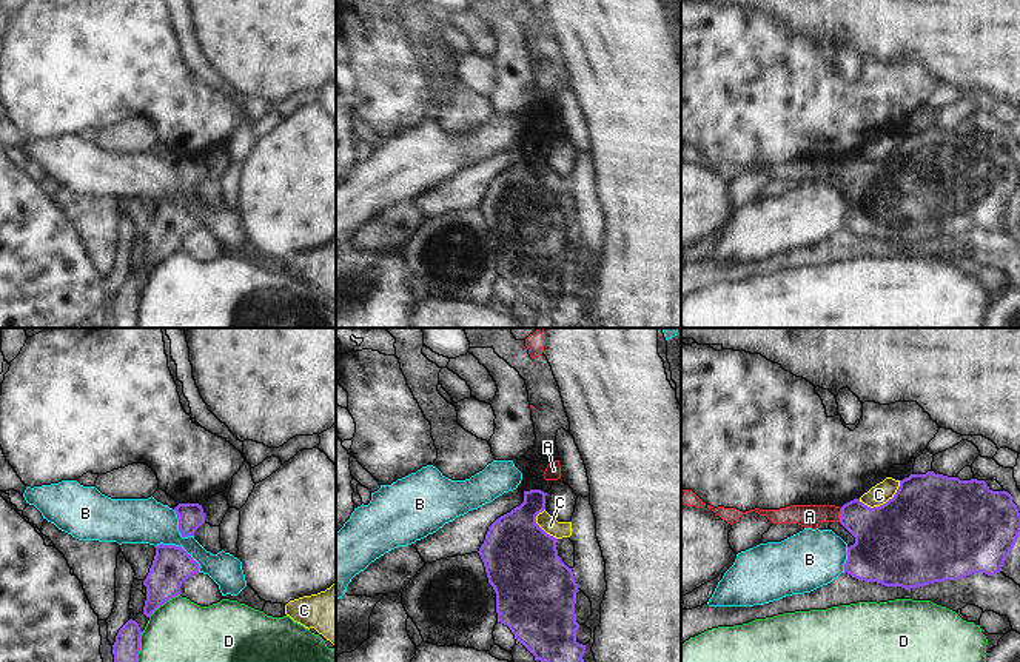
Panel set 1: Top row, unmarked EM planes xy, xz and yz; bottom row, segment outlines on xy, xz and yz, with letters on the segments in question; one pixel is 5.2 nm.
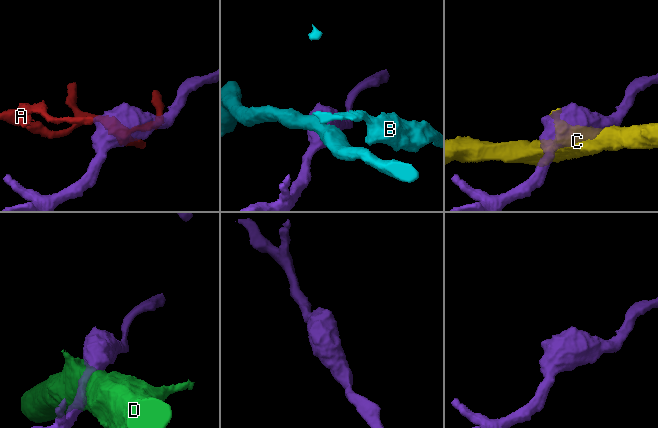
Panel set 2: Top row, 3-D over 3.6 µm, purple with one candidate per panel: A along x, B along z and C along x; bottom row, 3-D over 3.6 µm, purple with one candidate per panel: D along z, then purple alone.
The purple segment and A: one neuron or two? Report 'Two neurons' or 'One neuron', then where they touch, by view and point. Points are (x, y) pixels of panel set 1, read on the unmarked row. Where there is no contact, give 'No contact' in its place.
Two neurons. Touches purple at yz (840, 170)

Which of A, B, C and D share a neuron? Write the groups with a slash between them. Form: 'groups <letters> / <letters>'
groups A / B / C / D

